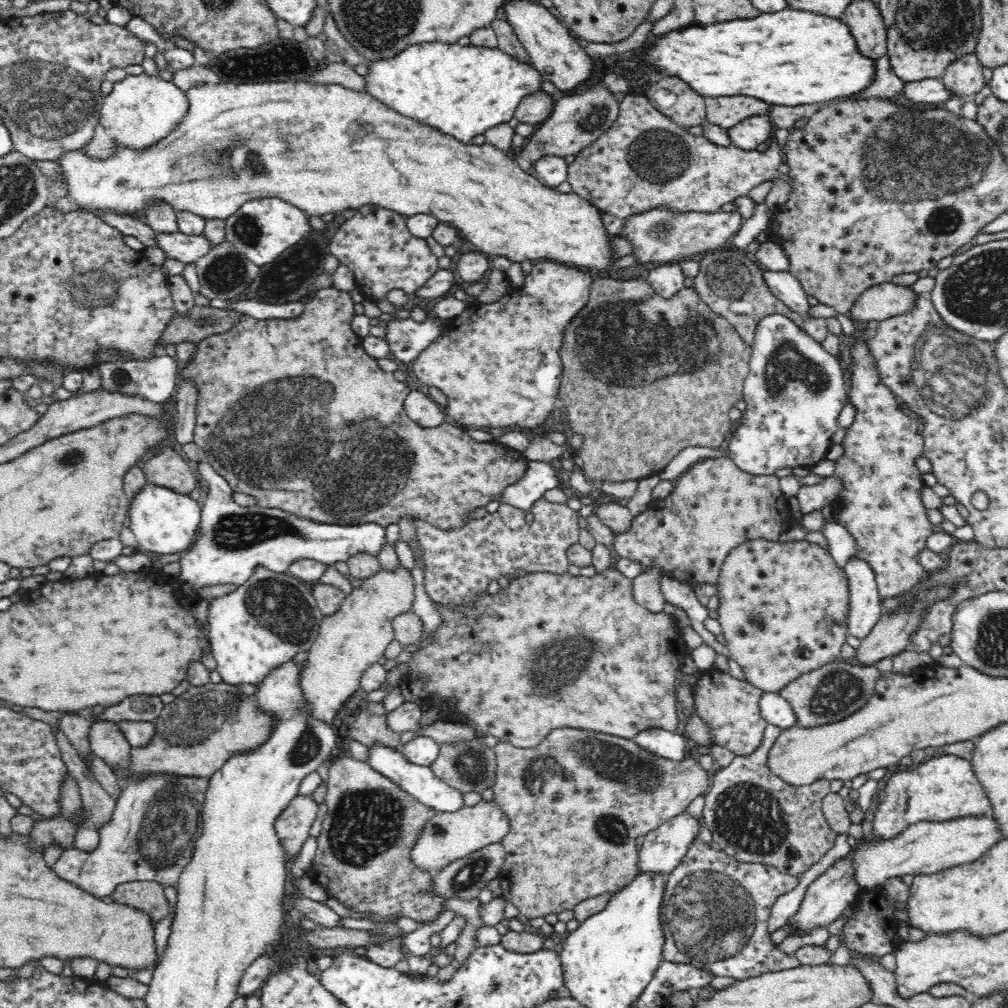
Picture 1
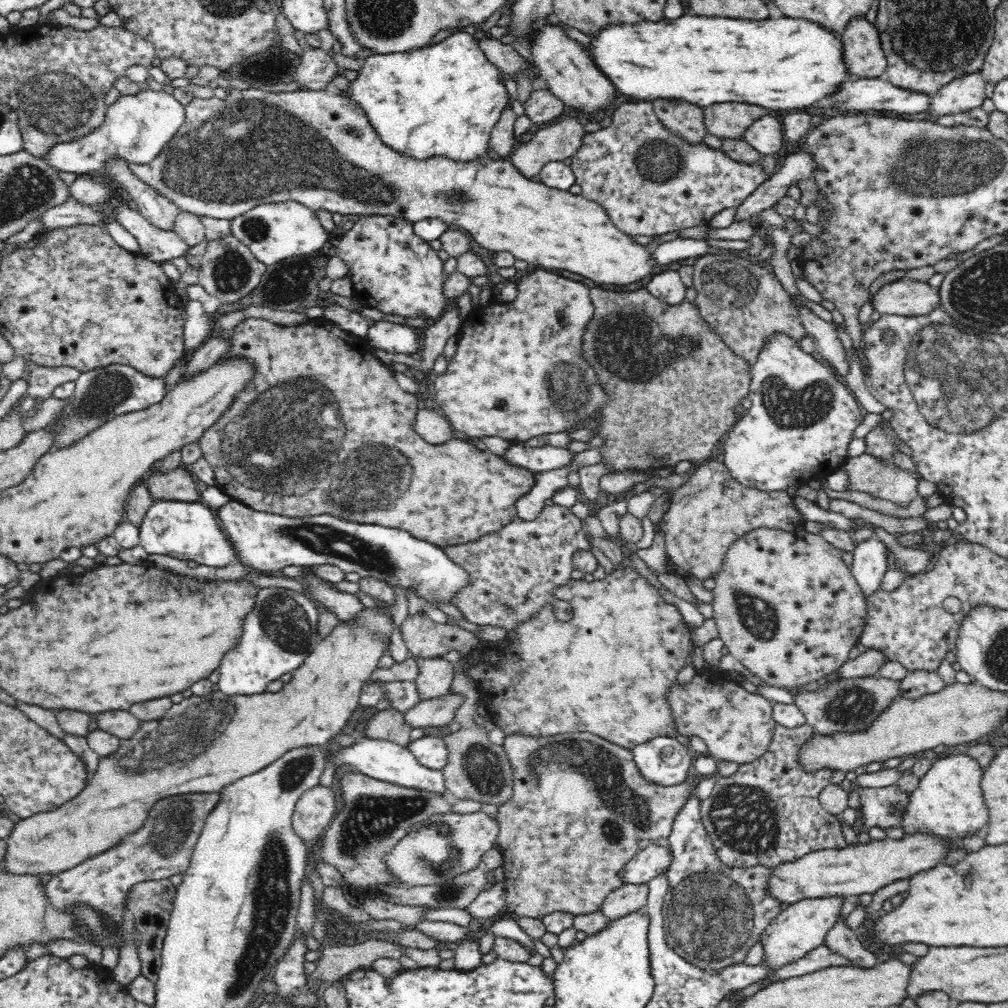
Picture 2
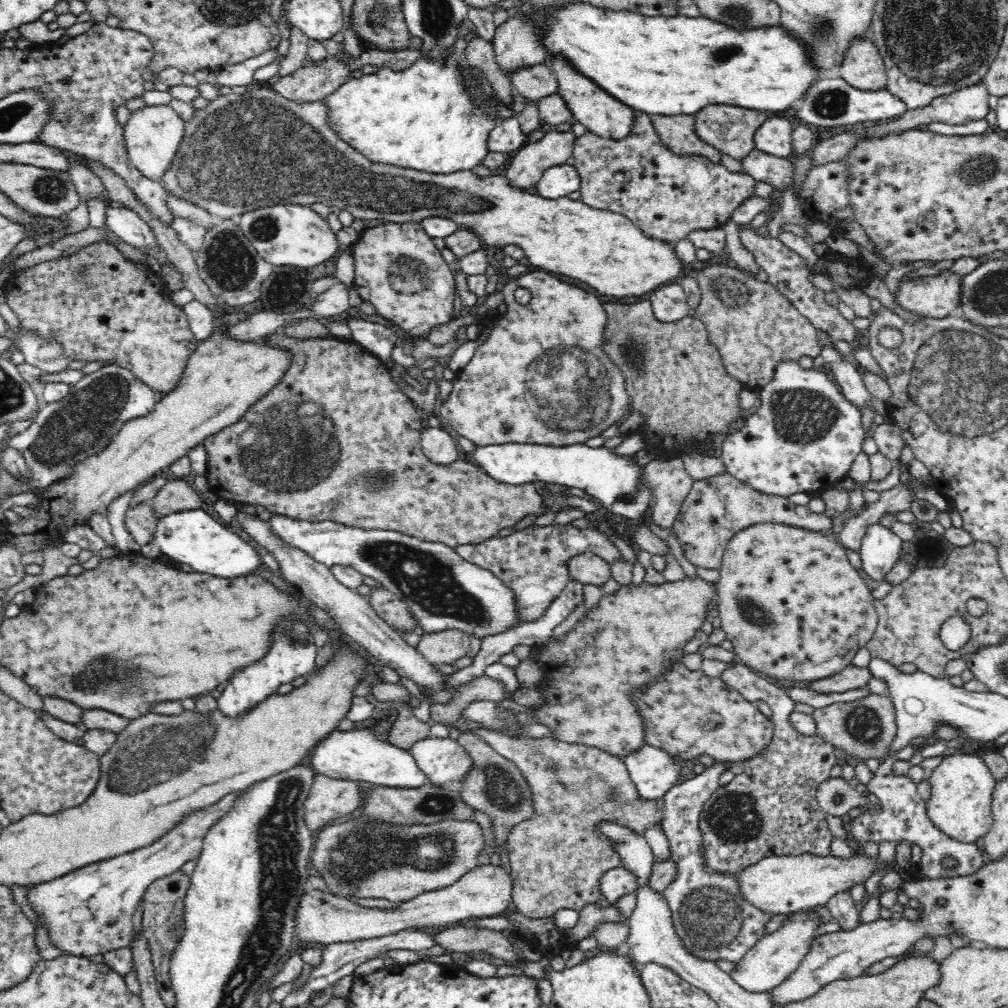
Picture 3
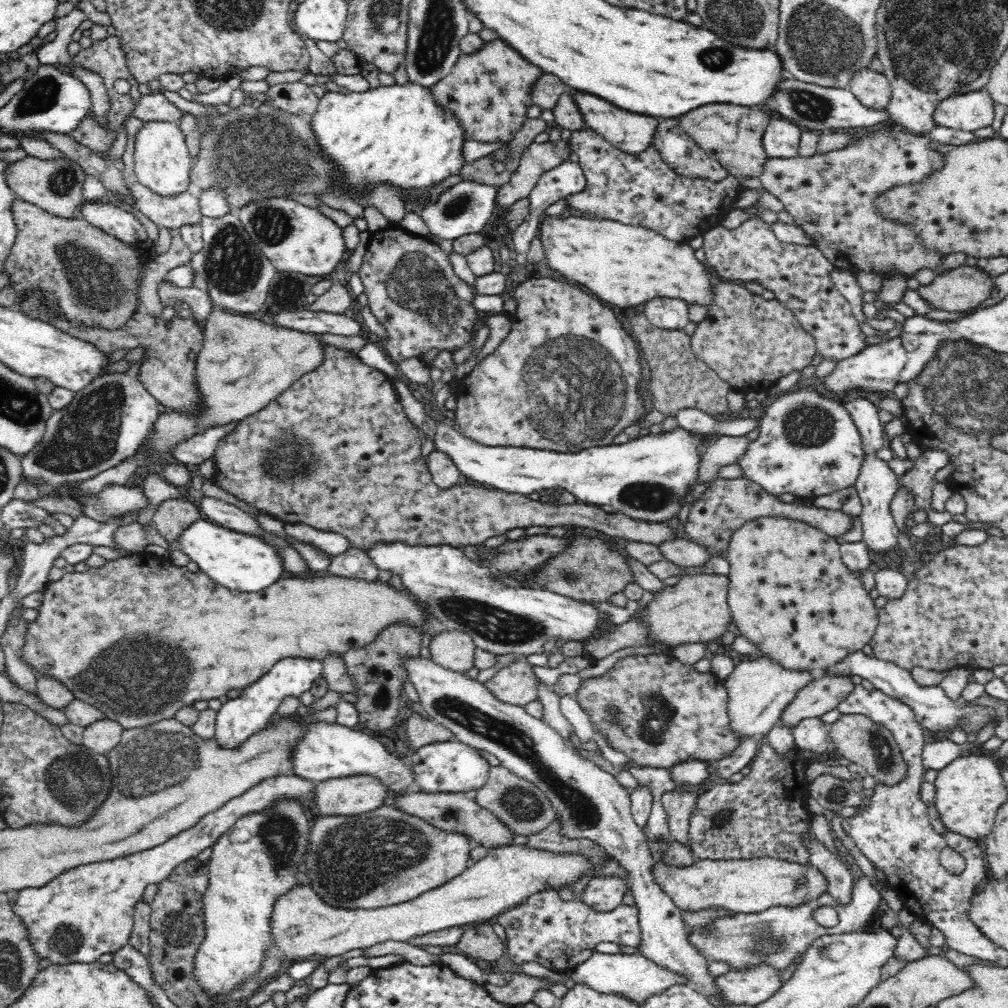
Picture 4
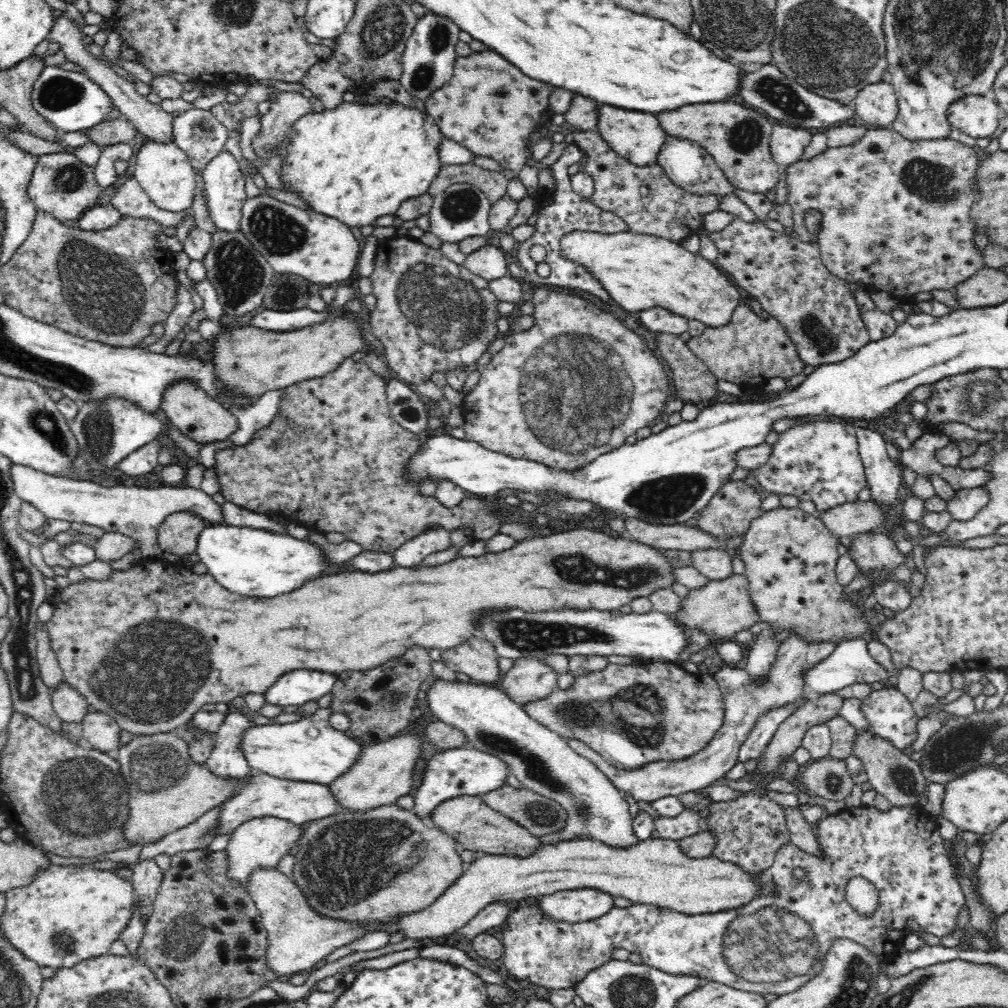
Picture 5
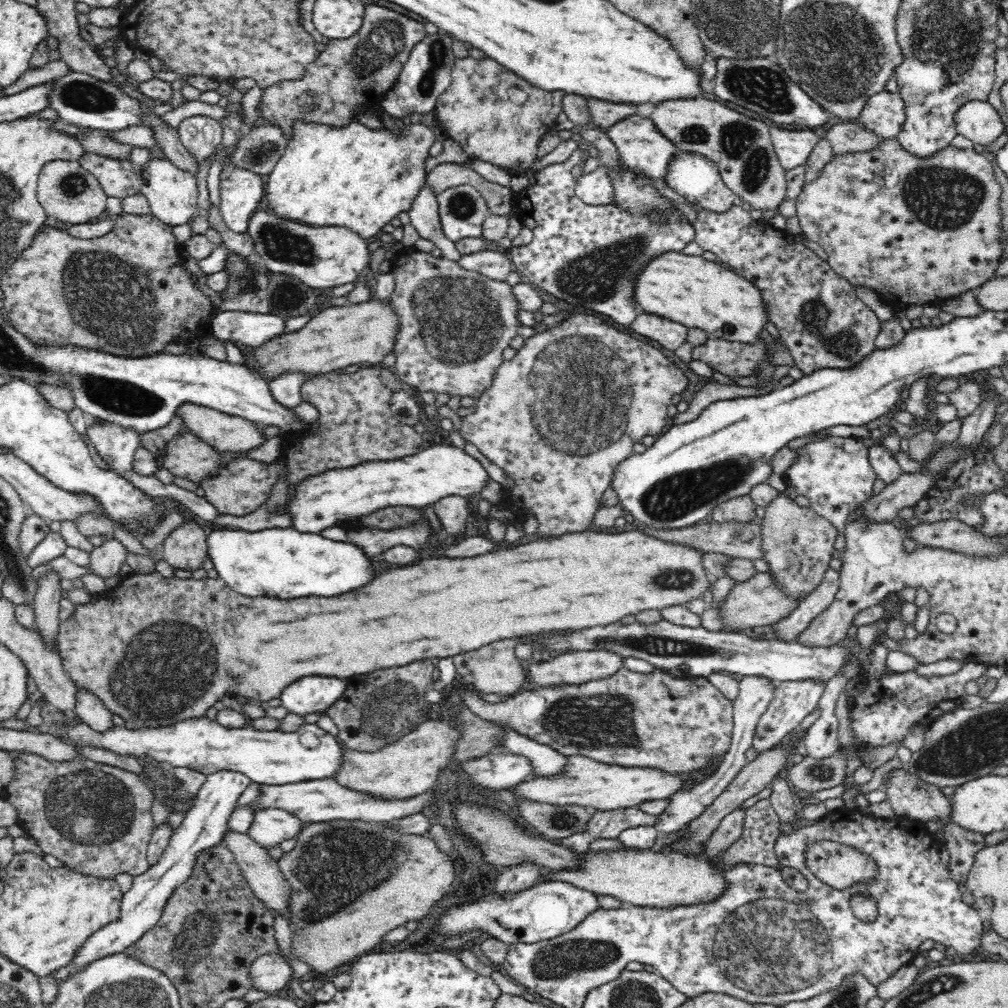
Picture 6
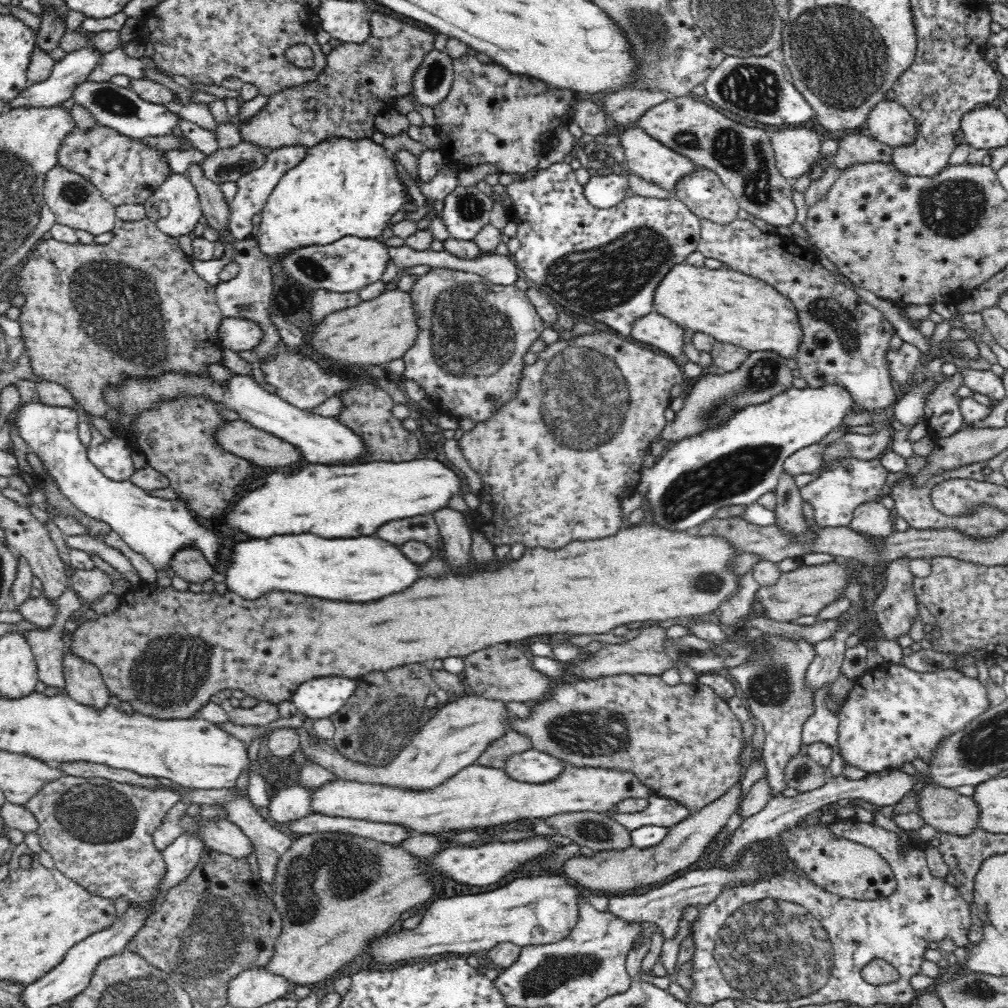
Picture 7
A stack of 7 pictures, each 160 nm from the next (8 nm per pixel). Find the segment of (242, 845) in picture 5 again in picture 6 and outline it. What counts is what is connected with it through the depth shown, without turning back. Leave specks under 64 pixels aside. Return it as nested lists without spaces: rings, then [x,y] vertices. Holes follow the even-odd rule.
[[[270,806],[255,812],[247,835],[266,849],[295,838],[305,825],[293,812]]]

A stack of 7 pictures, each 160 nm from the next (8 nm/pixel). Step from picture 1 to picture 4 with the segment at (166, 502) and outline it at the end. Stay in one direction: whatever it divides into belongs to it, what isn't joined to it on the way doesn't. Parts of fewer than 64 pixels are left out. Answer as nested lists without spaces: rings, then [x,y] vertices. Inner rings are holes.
[[[205,518],[190,525],[181,534],[177,543],[173,548],[185,552],[190,557],[190,561],[198,564],[202,572],[231,591],[258,592],[272,586],[274,582],[282,579],[284,574],[282,553],[268,544],[263,536],[249,532],[236,532],[232,528],[224,528]]]

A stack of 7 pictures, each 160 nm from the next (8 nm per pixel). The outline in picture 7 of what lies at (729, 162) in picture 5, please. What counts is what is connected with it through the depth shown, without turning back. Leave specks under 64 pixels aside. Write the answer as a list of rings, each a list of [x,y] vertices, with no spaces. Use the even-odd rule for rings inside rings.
[[[693,96],[673,97],[649,108],[635,126],[659,143],[690,159],[699,168],[714,171],[732,191],[739,208],[776,228],[790,227],[797,219],[792,188],[776,166],[769,133],[738,124]]]

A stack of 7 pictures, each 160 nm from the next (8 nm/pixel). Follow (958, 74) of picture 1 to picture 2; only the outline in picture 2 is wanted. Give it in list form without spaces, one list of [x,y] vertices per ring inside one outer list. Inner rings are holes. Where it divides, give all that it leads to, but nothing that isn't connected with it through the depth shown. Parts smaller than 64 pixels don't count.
[[[980,73],[952,80],[933,94],[926,112],[938,118],[980,108],[986,99],[985,84]]]

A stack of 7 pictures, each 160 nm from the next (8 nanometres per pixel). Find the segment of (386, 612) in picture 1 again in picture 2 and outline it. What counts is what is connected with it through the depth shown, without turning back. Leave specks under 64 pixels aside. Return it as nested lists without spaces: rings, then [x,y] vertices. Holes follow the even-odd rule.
[[[379,603],[378,605],[380,606],[379,609],[366,607],[359,616],[357,624],[354,623],[350,625],[350,623],[339,622],[325,639],[319,641],[314,652],[311,652],[307,656],[305,663],[302,664],[300,668],[293,671],[294,677],[284,685],[284,688],[282,688],[280,692],[272,693],[267,691],[264,694],[258,695],[228,697],[218,691],[212,692],[210,696],[204,698],[193,695],[192,698],[184,699],[178,704],[174,703],[159,719],[148,720],[148,722],[141,721],[138,730],[136,730],[130,738],[121,739],[114,753],[106,757],[101,757],[99,767],[96,769],[96,772],[90,774],[87,785],[80,791],[78,796],[75,796],[72,800],[65,802],[61,807],[55,808],[50,812],[40,812],[26,817],[25,819],[21,818],[12,826],[10,834],[8,834],[5,839],[6,848],[1,862],[2,869],[4,869],[6,873],[16,875],[50,874],[51,876],[59,872],[64,872],[65,870],[70,870],[71,868],[77,867],[81,862],[116,846],[128,835],[133,835],[135,832],[138,832],[145,825],[145,820],[148,818],[149,812],[159,800],[165,799],[166,797],[189,795],[190,793],[220,793],[225,786],[236,782],[238,779],[269,767],[270,764],[275,763],[281,756],[286,755],[289,750],[300,747],[317,747],[318,745],[327,747],[328,744],[331,743],[330,740],[341,732],[342,728],[346,726],[346,722],[350,720],[352,713],[357,709],[359,697],[361,696],[366,680],[368,680],[370,674],[378,668],[376,665],[378,664],[378,659],[384,656],[384,640],[388,640],[390,634],[392,634],[392,630],[394,630],[394,621],[392,621],[392,617],[386,613],[386,606],[381,606]]]

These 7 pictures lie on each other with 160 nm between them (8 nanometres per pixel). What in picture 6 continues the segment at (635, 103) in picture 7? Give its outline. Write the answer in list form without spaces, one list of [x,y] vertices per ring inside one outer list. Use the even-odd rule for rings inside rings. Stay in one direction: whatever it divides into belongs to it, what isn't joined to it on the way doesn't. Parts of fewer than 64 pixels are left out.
[[[587,97],[587,103],[593,126],[602,130],[609,129],[632,114],[638,114],[638,106],[634,104],[616,104],[591,97]]]

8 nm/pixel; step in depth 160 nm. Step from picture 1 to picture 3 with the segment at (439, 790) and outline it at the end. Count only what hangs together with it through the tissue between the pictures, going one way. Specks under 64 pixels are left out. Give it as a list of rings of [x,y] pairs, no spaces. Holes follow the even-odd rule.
[[[368,729],[333,730],[326,738],[318,740],[316,746],[308,752],[304,763],[308,764],[315,774],[340,780],[364,780],[392,788],[418,788],[429,784],[409,751],[378,739]]]

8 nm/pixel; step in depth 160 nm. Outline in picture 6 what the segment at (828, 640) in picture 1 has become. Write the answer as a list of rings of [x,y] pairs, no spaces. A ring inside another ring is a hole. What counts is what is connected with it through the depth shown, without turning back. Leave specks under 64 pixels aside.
[[[779,493],[766,508],[761,523],[762,549],[764,560],[770,564],[771,572],[778,580],[781,589],[795,598],[806,598],[820,584],[823,574],[834,552],[837,529],[824,517],[815,514],[810,508],[803,510],[792,498]]]

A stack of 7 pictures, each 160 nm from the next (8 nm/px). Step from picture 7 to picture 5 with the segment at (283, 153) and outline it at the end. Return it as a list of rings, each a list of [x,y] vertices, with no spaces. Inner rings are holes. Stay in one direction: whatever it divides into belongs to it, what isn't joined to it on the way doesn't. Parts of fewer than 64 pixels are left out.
[[[222,150],[215,156],[202,174],[205,192],[208,196],[208,211],[210,218],[218,229],[228,232],[241,230],[242,210],[246,199],[246,178],[236,161],[234,155],[229,151]]]

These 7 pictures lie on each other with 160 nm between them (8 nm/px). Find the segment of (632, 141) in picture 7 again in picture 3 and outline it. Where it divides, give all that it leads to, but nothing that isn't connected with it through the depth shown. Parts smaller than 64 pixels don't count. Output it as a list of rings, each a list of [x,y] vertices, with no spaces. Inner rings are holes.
[[[552,57],[546,62],[556,79],[558,79],[558,94],[566,101],[568,108],[572,111],[574,120],[578,120],[588,128],[591,133],[608,137],[609,139],[620,140],[625,139],[632,130],[635,123],[634,112],[630,106],[614,100],[612,96],[608,96],[606,92],[602,92],[602,88],[598,88],[590,78],[578,74],[572,66],[564,58]]]

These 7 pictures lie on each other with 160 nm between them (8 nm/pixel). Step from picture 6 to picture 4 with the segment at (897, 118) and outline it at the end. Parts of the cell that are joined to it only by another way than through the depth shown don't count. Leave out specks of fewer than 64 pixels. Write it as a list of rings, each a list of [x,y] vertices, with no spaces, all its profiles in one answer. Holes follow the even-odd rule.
[[[870,69],[854,74],[848,89],[864,107],[874,111],[886,111],[893,95],[888,78]]]

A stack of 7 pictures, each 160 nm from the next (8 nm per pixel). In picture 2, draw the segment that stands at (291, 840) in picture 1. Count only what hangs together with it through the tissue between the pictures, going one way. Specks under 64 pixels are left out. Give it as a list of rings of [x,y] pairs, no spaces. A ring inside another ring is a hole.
[[[320,783],[307,790],[296,803],[292,824],[300,838],[318,838],[327,829],[338,810],[338,796],[332,786]]]

